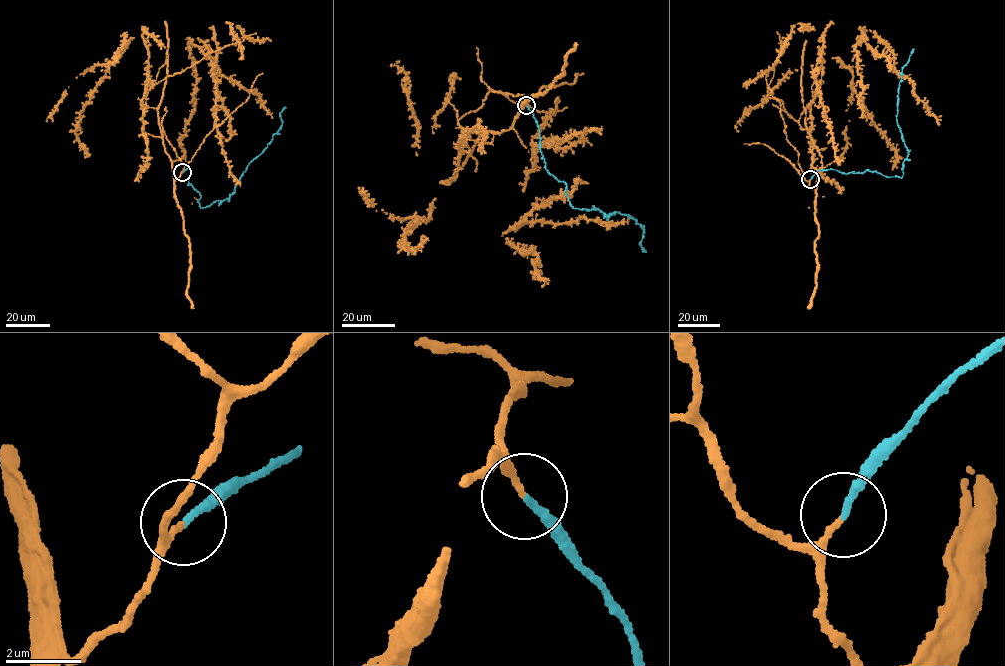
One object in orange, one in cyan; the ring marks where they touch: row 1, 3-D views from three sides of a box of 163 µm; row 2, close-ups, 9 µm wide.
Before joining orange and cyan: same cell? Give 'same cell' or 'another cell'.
same cell

